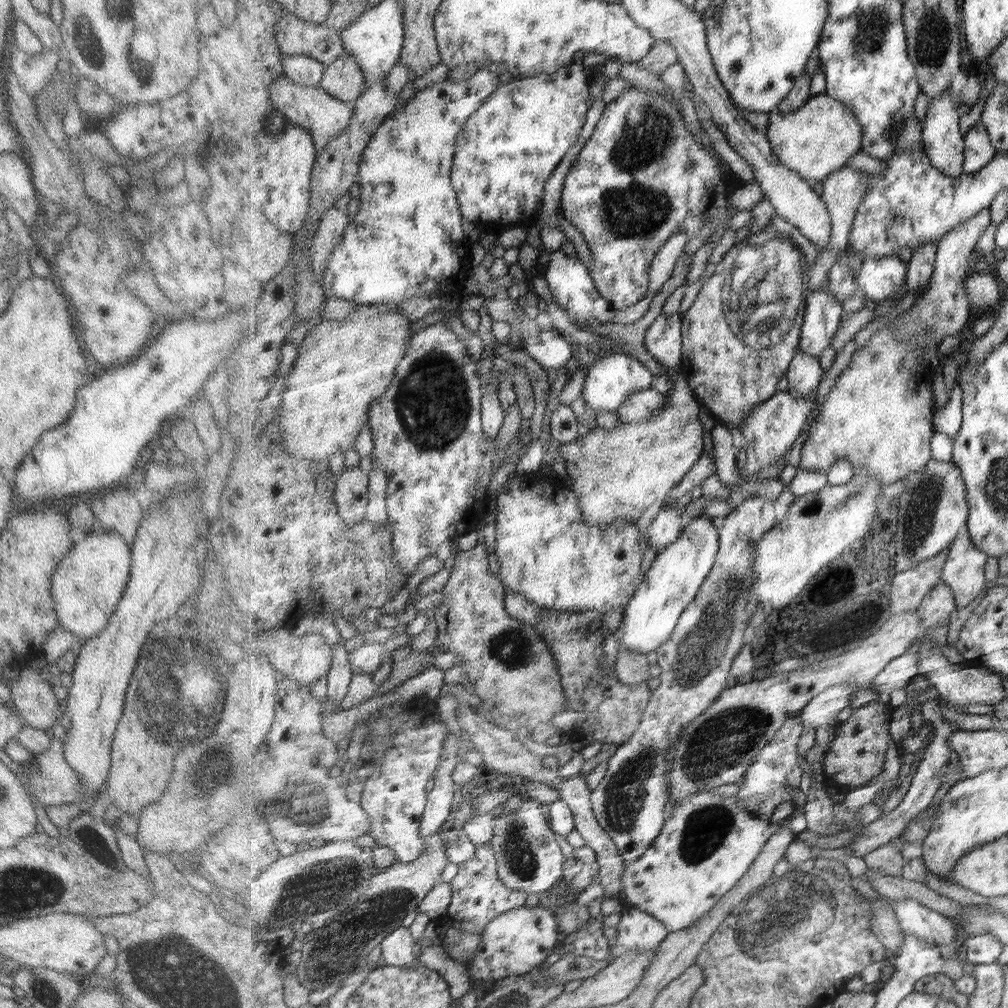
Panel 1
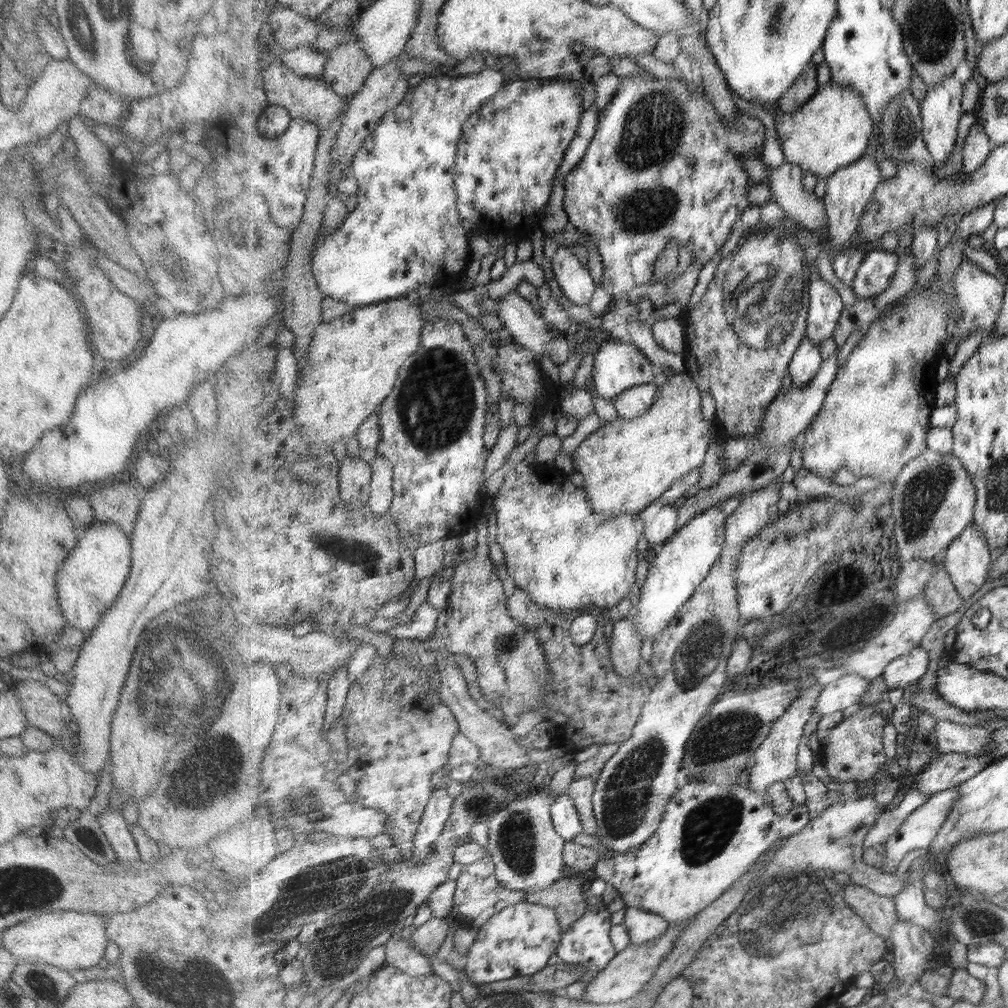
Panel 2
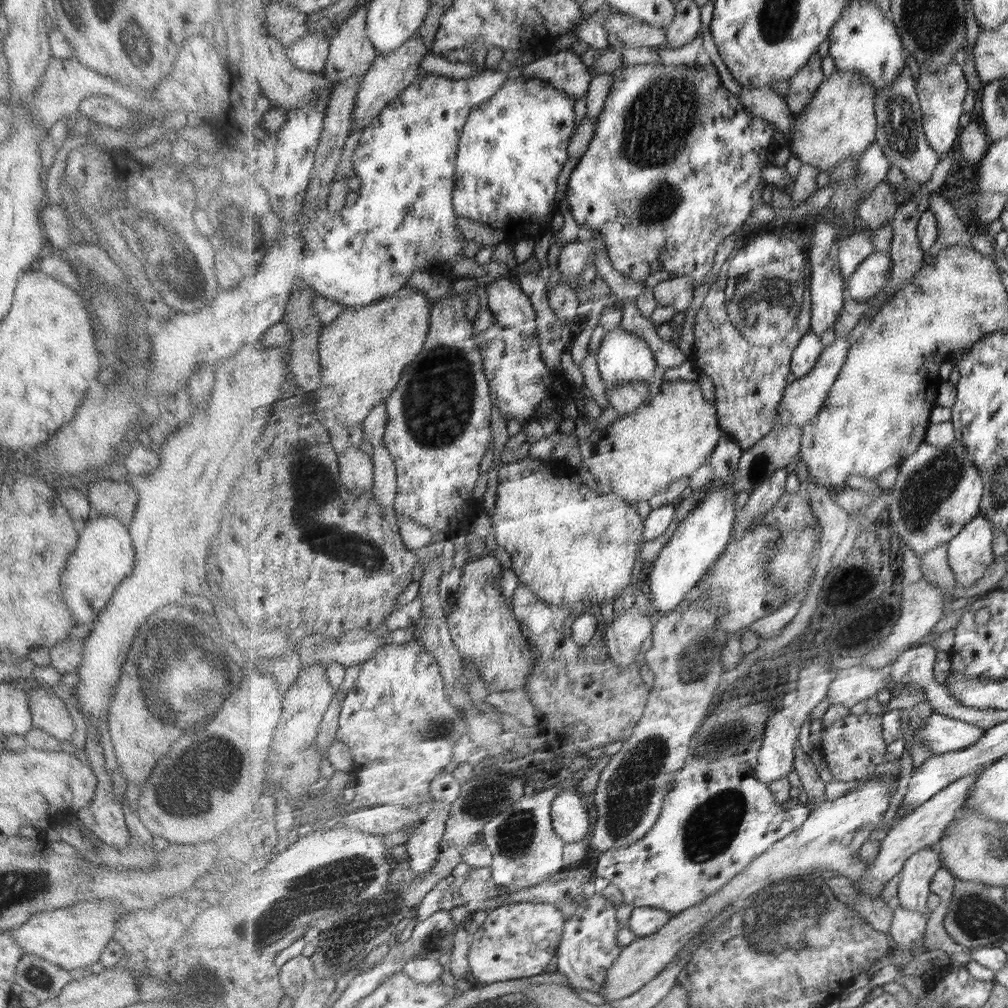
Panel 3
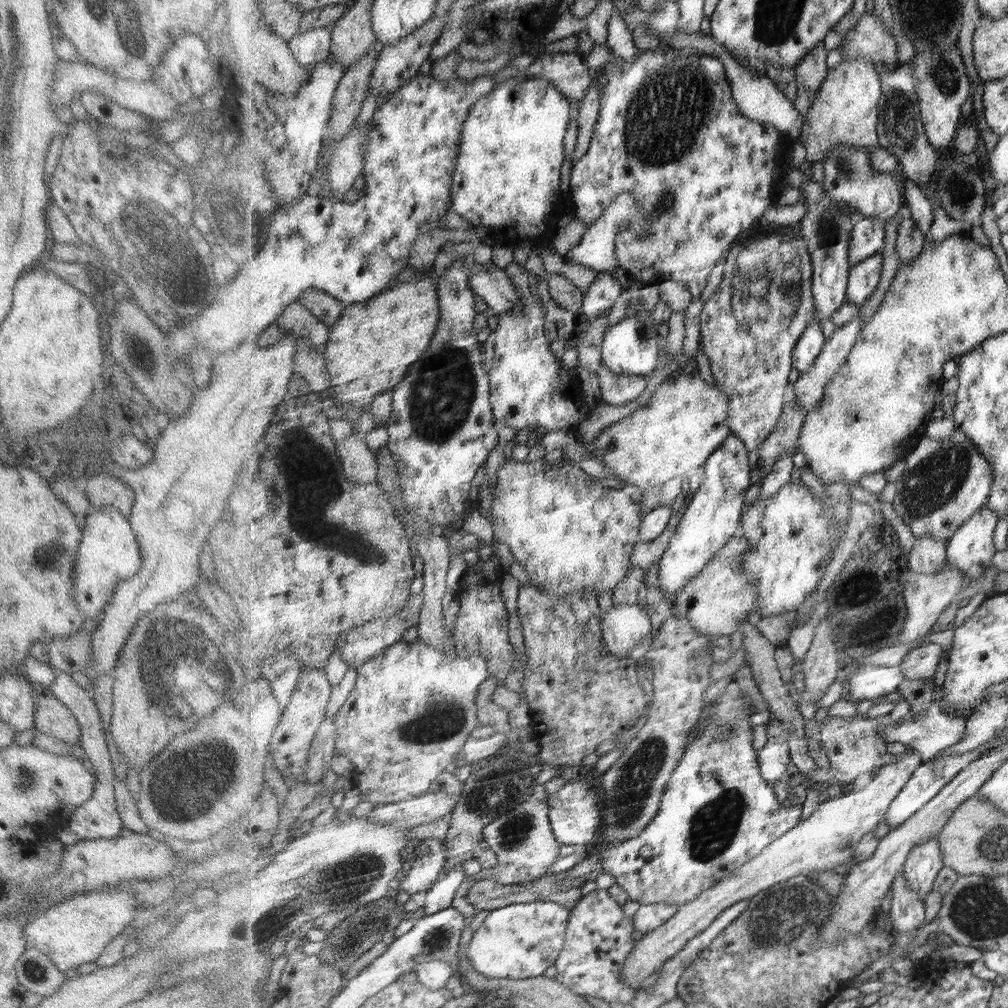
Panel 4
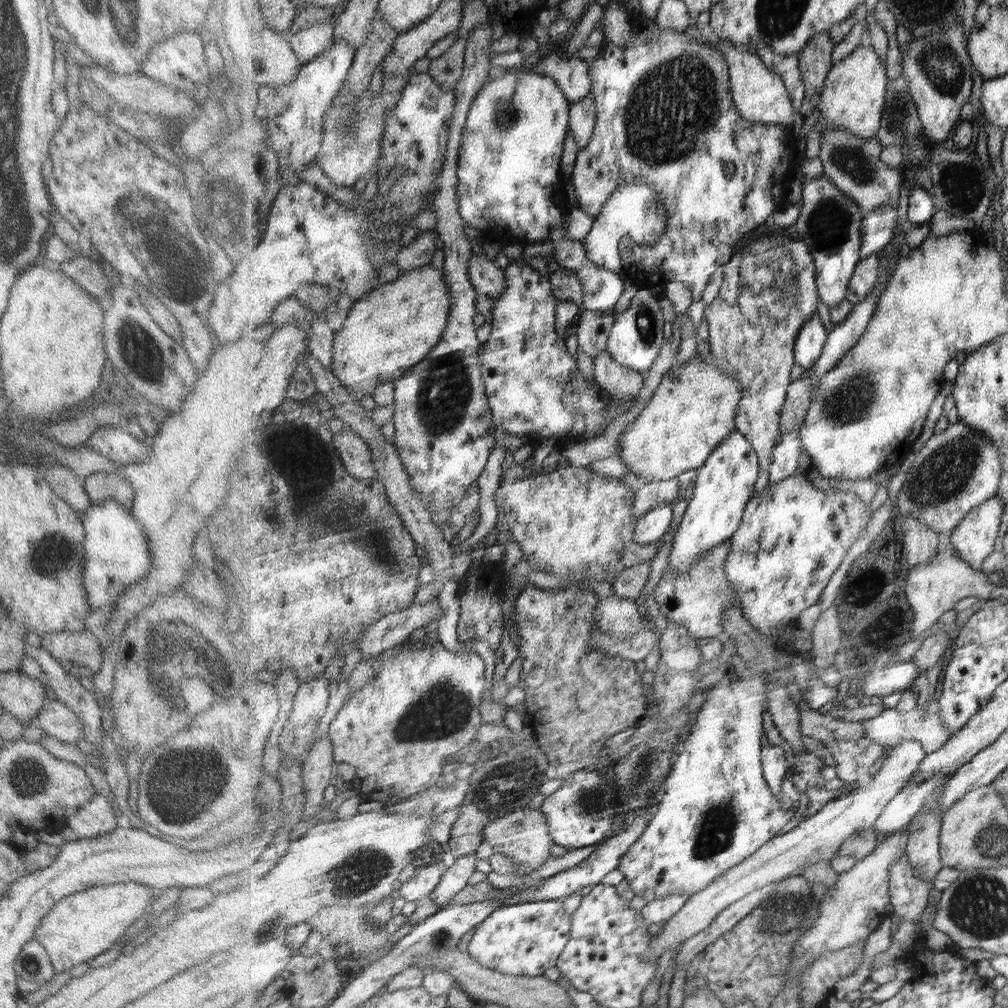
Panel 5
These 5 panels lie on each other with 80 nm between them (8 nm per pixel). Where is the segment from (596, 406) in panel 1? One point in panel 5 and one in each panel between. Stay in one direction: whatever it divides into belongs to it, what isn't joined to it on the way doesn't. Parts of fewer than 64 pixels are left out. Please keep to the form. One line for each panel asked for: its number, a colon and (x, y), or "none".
2: (618, 367)
3: (622, 357)
4: (632, 347)
5: (636, 339)

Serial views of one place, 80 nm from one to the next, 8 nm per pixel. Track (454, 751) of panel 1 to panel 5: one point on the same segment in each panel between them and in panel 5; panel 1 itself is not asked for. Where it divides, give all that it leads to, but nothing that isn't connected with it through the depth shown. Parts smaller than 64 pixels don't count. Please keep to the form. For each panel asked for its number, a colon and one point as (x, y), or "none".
2: (438, 810)
3: (424, 846)
4: (428, 868)
5: (424, 882)

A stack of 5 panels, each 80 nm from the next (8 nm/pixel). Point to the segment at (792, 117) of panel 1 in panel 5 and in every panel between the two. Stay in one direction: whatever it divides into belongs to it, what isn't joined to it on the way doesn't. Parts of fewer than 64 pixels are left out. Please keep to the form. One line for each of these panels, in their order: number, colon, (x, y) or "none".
2: (833, 130)
3: (840, 122)
4: (846, 111)
5: (853, 97)

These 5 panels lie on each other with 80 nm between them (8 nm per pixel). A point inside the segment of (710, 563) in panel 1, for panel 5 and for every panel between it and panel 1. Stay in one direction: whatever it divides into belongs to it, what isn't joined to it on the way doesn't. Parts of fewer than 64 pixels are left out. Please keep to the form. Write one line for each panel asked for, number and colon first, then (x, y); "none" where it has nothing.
2: (677, 568)
3: (702, 538)
4: (714, 514)
5: (725, 484)

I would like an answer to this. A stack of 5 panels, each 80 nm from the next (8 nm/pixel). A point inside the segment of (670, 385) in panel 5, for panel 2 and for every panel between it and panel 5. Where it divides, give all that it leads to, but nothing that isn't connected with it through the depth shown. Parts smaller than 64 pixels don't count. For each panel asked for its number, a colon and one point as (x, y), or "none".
2: (628, 465)
3: (637, 457)
4: (687, 420)

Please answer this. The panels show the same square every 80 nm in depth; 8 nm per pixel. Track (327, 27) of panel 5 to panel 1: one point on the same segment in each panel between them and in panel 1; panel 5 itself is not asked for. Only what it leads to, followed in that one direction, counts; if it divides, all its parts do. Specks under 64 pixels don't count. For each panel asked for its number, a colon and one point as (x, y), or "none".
1: (305, 70)
2: (307, 62)
3: (310, 54)
4: (310, 48)

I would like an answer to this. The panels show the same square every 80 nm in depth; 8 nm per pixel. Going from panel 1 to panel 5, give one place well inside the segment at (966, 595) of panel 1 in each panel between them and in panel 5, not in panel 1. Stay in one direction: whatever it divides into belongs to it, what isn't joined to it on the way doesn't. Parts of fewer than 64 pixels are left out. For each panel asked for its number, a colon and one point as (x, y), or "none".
2: (967, 561)
3: (970, 553)
4: (971, 548)
5: (974, 538)

